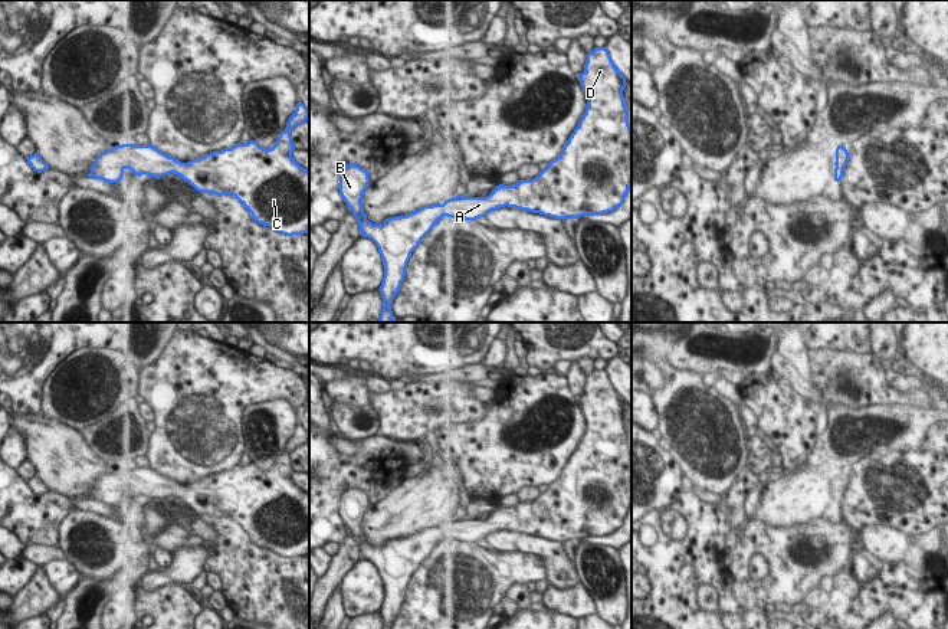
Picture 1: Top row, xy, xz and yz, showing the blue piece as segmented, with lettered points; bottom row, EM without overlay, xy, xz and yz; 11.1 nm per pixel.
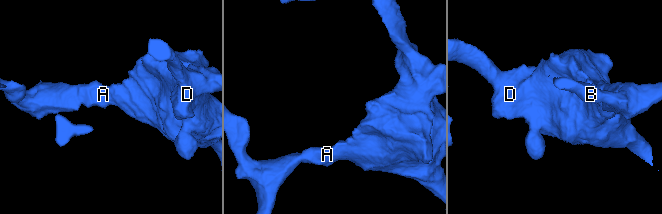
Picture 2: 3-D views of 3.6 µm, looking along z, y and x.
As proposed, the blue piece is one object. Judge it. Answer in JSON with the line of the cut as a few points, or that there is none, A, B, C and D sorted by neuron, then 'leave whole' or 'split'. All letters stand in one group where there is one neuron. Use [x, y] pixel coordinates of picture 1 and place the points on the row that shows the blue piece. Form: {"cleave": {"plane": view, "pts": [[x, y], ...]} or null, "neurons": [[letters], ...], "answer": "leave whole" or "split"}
{"cleave": null, "neurons": [["A", "B", "C", "D"]], "answer": "leave whole"}

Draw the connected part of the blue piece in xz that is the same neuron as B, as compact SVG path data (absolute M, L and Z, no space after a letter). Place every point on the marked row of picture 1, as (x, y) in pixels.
M604 46L587 53L578 81L588 108L562 153L538 177L519 180L514 186L499 184L486 197L457 194L443 204L423 206L406 216L388 217L383 225L373 225L361 203L370 183L368 173L357 164L344 167L339 194L364 237L377 245L383 259L378 322L396 321L391 304L404 281L411 252L443 216L476 220L508 206L564 220L609 213L623 204L632 187L632 127L623 96L626 78Z

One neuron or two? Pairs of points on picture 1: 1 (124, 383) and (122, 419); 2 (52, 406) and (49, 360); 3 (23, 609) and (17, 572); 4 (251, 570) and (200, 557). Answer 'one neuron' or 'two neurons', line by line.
1: two neurons
2: two neurons
3: two neurons
4: two neurons

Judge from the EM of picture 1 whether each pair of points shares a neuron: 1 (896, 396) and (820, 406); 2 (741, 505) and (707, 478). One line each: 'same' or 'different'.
1: same
2: different

